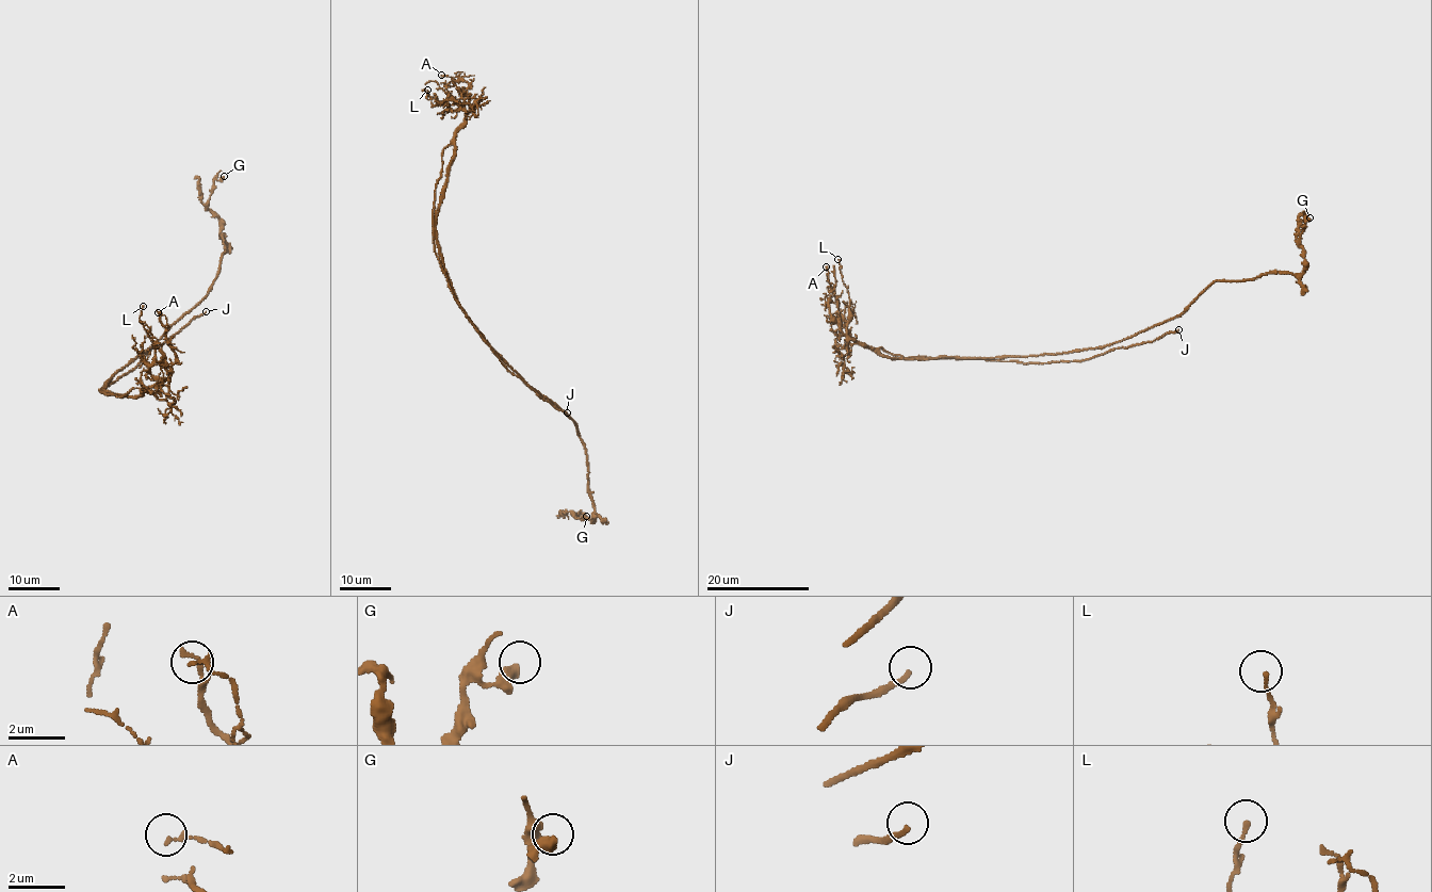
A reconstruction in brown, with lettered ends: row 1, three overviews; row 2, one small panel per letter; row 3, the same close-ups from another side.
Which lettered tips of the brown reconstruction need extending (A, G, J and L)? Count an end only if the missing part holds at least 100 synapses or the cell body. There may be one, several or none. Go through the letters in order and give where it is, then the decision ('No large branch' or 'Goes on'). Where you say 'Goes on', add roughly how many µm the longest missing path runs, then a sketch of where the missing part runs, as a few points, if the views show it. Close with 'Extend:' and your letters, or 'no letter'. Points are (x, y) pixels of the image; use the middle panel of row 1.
A: Place: (441, 75). No large branch
G: Place: (586, 516). No large branch
J: Place: (567, 412). Goes on. Missing length about 60 µm. Course of what is missing: (567, 412), (582, 433), (590, 505), (600, 526), (628, 547), (637, 579)
L: Place: (427, 90). No large branch
Extend: J

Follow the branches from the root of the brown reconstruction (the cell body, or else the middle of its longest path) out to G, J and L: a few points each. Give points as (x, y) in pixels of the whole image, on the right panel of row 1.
G: (1076, 351), (1102, 349), (1172, 320), (1216, 281), (1301, 273), (1304, 266), (1301, 233), (1310, 217)
J: (1076, 351), (988, 358), (1035, 363), (1080, 361), (1117, 349), (1151, 342), (1178, 329)
L: (1076, 351), (998, 358), (893, 359), (880, 356), (847, 335), (850, 301), (837, 259)

